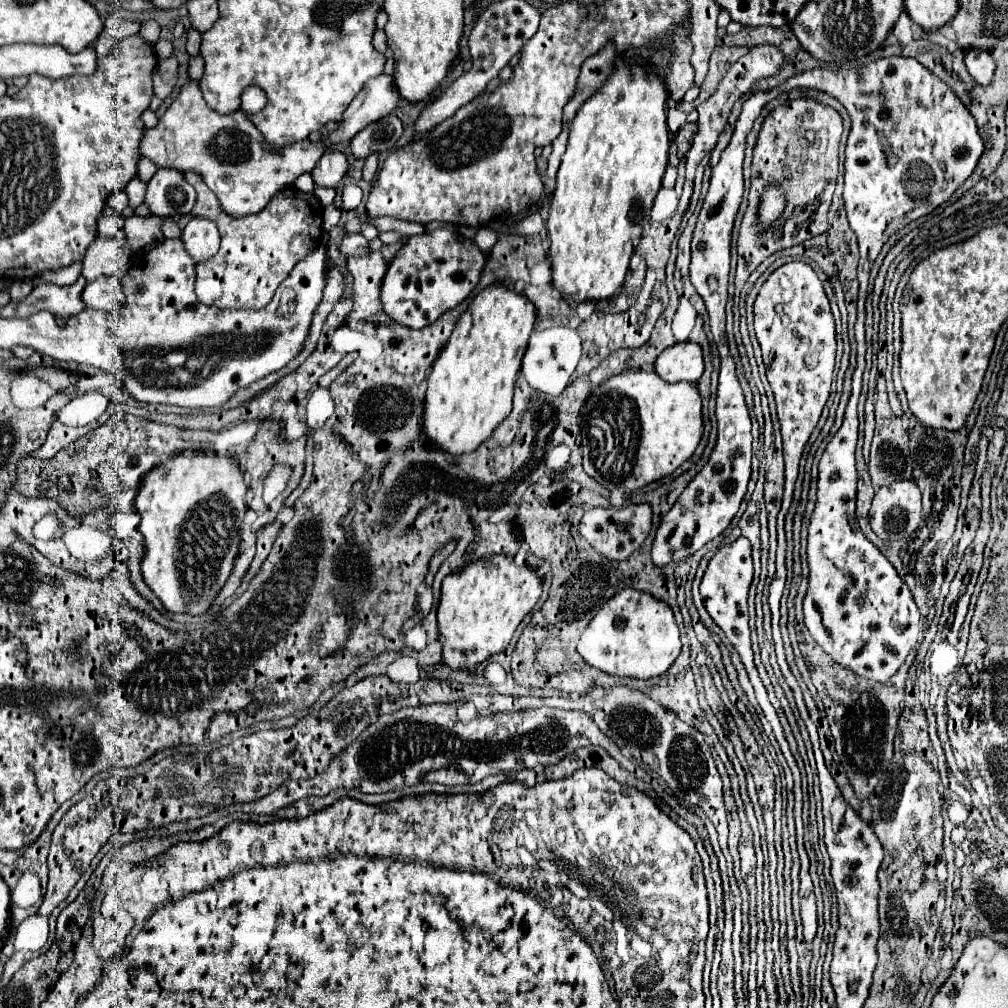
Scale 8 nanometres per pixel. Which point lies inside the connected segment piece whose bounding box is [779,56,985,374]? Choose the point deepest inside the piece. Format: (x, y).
(933, 145)

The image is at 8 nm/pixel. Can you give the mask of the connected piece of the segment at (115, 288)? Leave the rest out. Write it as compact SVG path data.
M117 274L99 276L93 282L87 282L83 290L83 302L91 308L113 312L125 304L125 292L121 278Z

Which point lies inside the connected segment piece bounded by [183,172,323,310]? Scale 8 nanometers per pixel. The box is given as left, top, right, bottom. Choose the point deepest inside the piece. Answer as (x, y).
(257, 252)

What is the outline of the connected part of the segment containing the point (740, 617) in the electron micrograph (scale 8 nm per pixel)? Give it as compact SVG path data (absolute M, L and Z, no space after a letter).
M737 538L733 544L727 544L723 548L717 550L717 554L709 560L709 566L703 574L703 580L701 580L701 596L703 596L703 604L709 612L709 616L715 620L715 624L721 626L721 630L725 632L727 640L737 648L737 652L741 654L741 660L747 668L747 674L749 674L749 680L755 688L755 694L757 694L757 700L759 700L759 706L763 708L767 720L771 722L773 726L773 732L779 740L779 746L789 762L789 768L791 772L795 772L795 758L789 750L789 744L787 744L787 738L783 734L783 728L781 728L781 722L779 722L779 716L773 708L773 704L769 702L767 698L767 692L765 692L765 686L757 674L757 668L753 664L753 652L751 652L751 638L749 638L749 614L747 614L747 592L749 592L749 586L751 586L751 580L753 580L753 560L751 560L751 544L747 538Z

